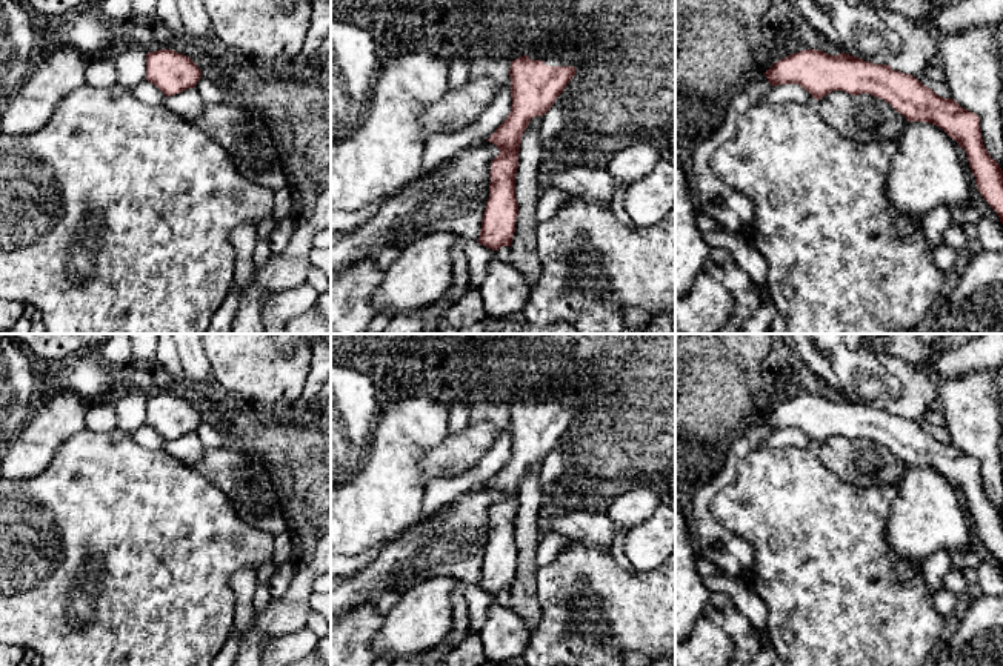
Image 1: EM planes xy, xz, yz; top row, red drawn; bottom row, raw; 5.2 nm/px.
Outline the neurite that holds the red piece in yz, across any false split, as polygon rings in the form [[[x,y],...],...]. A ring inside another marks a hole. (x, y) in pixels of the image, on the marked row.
[[[800,51],[775,62],[765,75],[772,86],[800,85],[815,100],[832,91],[871,94],[889,103],[908,122],[941,128],[965,149],[978,192],[1003,223],[1003,171],[983,145],[980,117],[955,100],[937,95],[911,74],[845,52]]]

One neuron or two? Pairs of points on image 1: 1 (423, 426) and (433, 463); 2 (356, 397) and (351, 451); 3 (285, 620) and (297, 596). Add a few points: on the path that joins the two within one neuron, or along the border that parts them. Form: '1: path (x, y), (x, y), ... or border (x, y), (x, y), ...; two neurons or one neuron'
1: border (448, 436), (422, 459), (422, 486); two neurons
2: path (351, 411), (351, 437); one neuron
3: path (288, 614), (296, 602); one neuron

